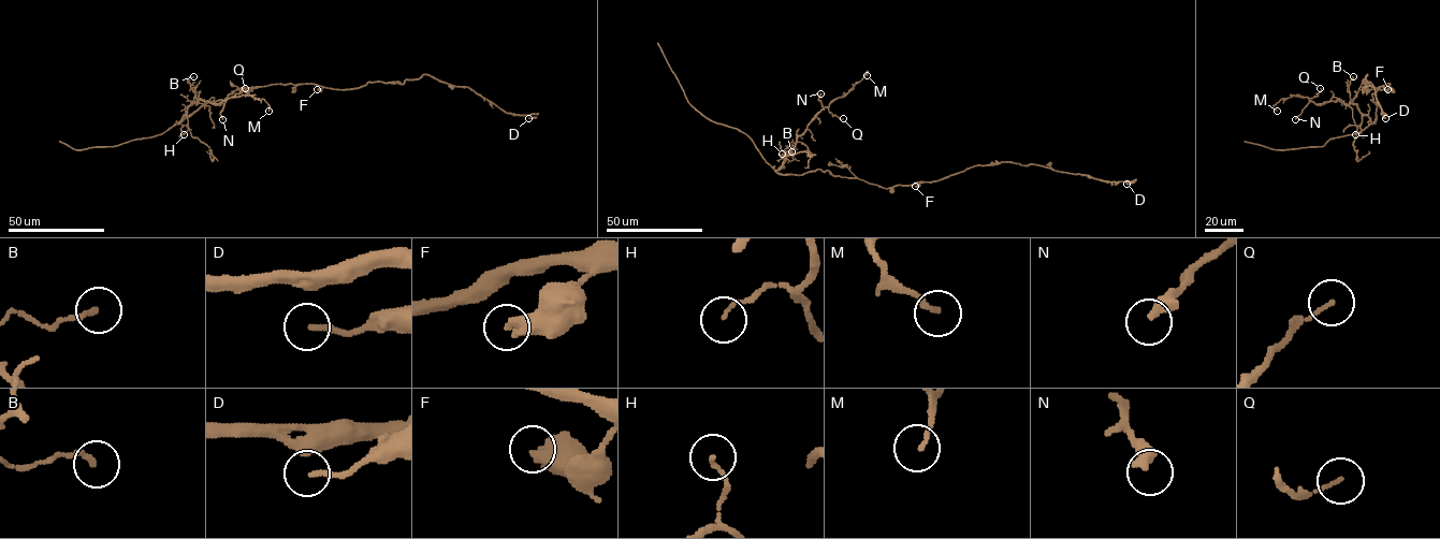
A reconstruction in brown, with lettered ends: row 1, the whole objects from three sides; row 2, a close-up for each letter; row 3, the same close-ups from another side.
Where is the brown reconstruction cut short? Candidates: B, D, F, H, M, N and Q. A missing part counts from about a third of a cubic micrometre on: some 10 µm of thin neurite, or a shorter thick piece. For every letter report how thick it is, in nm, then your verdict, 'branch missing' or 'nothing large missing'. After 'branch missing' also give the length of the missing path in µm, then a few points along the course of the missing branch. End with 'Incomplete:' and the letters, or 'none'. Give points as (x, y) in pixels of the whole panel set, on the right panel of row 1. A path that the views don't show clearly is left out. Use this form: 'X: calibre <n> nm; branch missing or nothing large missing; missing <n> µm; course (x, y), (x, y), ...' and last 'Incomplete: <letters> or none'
B: calibre 180 nm; nothing large missing
D: calibre 170 nm; nothing large missing
F: calibre 460 nm; nothing large missing
H: calibre 100 nm; nothing large missing
M: calibre 160 nm; nothing large missing
N: calibre 400 nm; nothing large missing
Q: calibre 100 nm; nothing large missing
Incomplete: none

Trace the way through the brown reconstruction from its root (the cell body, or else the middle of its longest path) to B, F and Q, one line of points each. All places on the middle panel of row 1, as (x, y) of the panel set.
B: (870, 184), (818, 169), (801, 175), (779, 174), (776, 171), (795, 148), (785, 149), (791, 151)
F: (870, 184), (890, 188), (920, 183), (915, 186)
Q: (870, 184), (818, 169), (801, 175), (776, 171), (806, 125), (825, 107), (843, 118)

